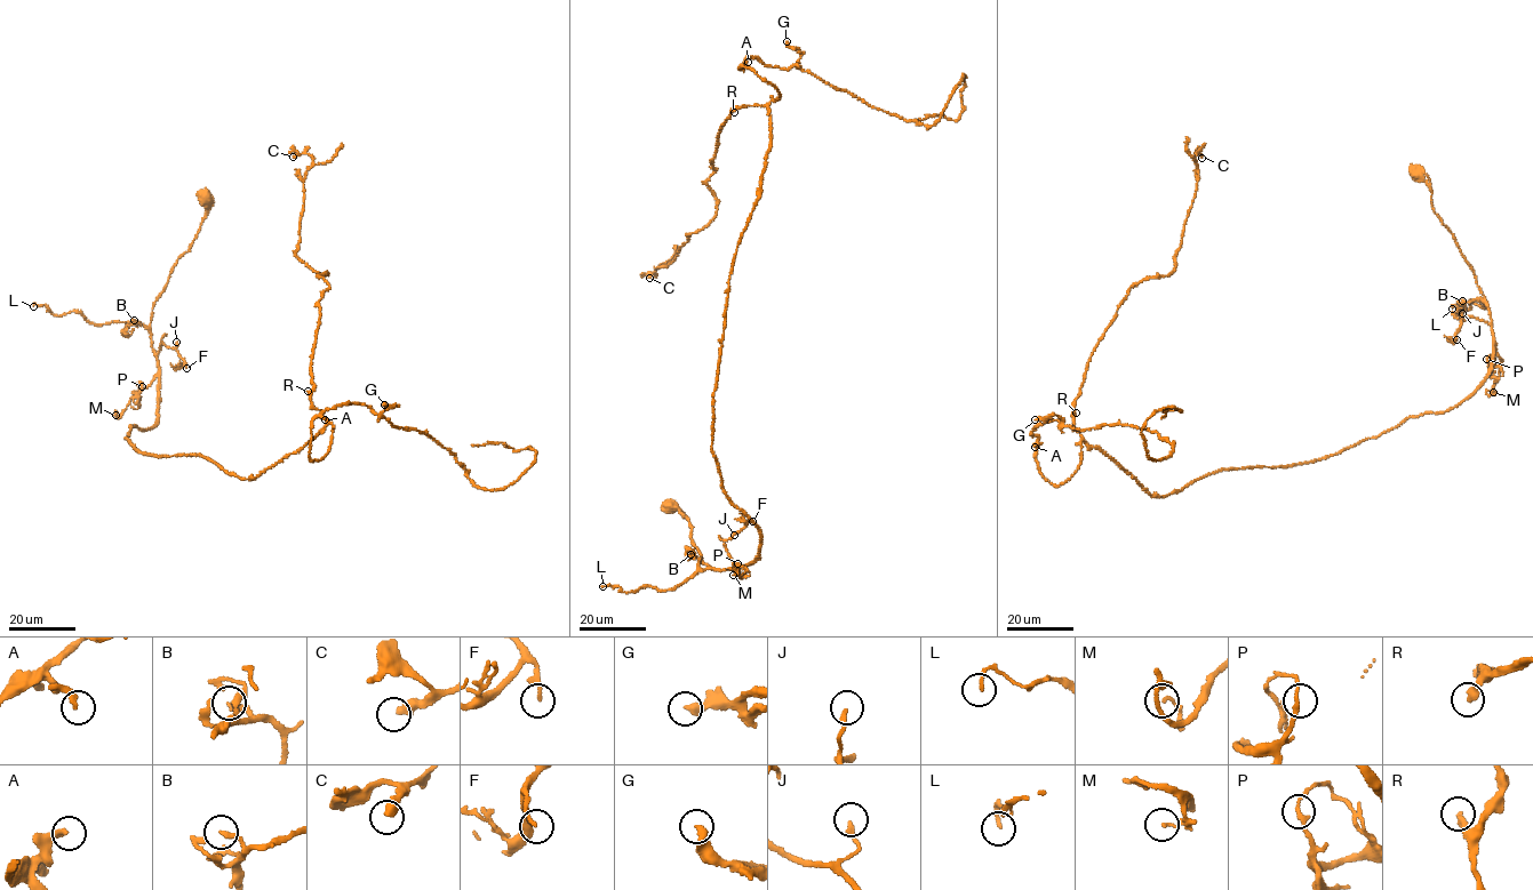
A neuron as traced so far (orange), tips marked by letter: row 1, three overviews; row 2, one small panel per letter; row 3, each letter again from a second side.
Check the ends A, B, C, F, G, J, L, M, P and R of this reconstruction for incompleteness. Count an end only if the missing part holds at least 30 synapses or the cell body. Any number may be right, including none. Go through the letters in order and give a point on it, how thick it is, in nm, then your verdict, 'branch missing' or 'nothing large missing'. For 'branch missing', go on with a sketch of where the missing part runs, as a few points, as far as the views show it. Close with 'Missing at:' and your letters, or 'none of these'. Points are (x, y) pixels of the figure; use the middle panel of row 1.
A: at (748, 62); 240 nm thick; nothing large missing
B: at (691, 554); 240 nm thick; nothing large missing
C: at (649, 278); 420 nm thick; branch missing; missing branch runs (649, 278), (631, 283), (621, 282), (605, 267), (604, 248), (609, 259)
F: at (752, 521); 180 nm thick; nothing large missing
G: at (787, 41); 360 nm thick; nothing large missing
J: at (734, 535); 200 nm thick; nothing large missing
L: at (603, 586); 170 nm thick; nothing large missing
M: at (733, 575); 140 nm thick; nothing large missing
P: at (737, 563); 170 nm thick; nothing large missing
R: at (734, 112); 320 nm thick; nothing large missing
Missing at: C

